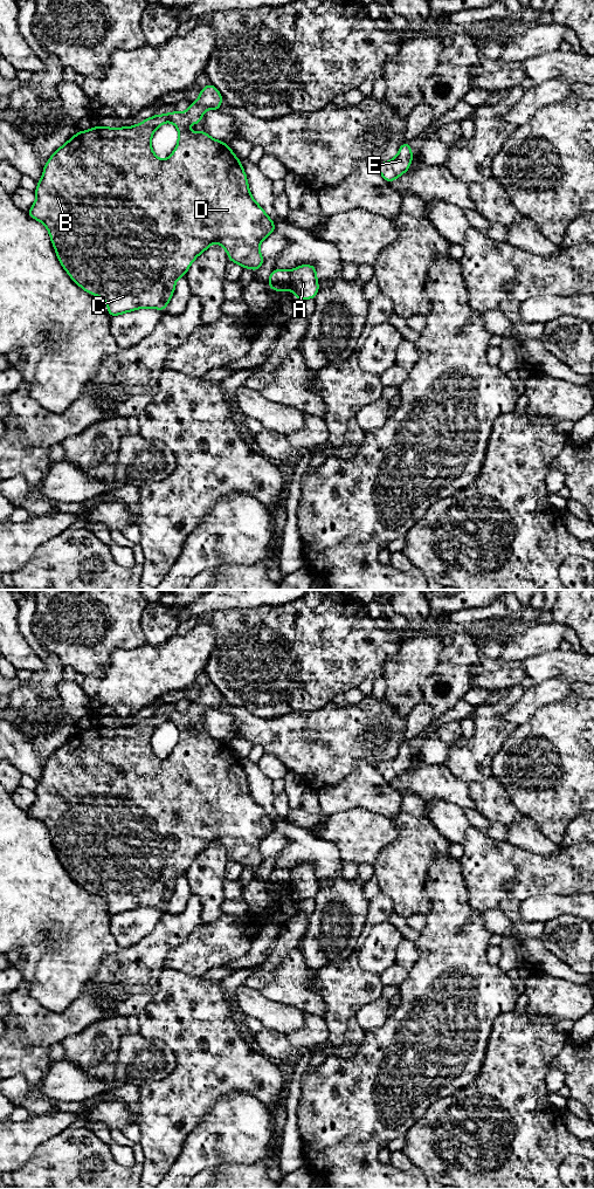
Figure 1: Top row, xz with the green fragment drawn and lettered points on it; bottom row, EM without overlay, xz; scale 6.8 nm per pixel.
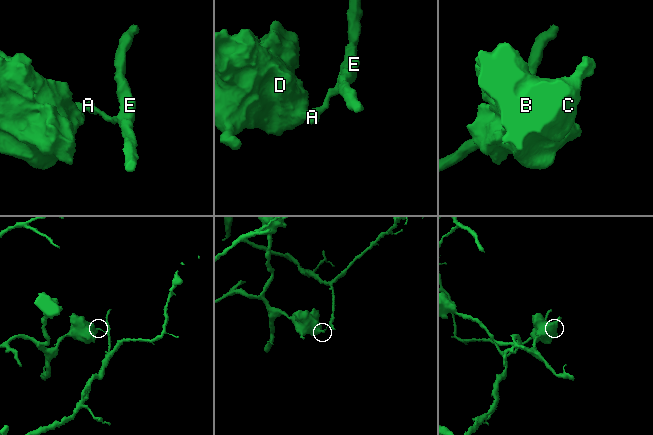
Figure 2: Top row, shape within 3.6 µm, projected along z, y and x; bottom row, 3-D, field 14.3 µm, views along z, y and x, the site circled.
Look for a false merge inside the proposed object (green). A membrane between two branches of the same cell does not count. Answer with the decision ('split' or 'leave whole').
split

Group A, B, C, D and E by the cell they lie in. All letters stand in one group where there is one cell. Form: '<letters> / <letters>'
A E / B C D

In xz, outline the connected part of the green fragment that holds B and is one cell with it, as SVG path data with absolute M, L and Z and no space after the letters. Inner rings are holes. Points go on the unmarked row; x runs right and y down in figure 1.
M209 682L201 688L198 700L191 702L189 708L185 712L173 710L165 714L154 714L130 727L104 727L97 724L96 727L87 730L78 730L63 745L58 747L46 762L42 777L34 790L36 799L27 813L30 817L41 820L46 825L62 866L69 873L71 879L75 880L83 889L106 900L108 912L111 916L143 907L153 907L165 910L174 892L177 879L186 874L192 861L202 851L209 847L213 841L220 843L227 850L228 859L237 862L242 867L251 867L256 871L262 866L264 858L260 851L260 843L268 834L276 831L275 822L253 798L246 771L240 758L233 752L229 744L212 737L203 729L200 729L198 733L192 733L188 729L188 724L191 722L200 723L203 712L207 708L220 710L222 699L223 696L216 686ZM166 721L173 722L179 728L178 744L167 758L161 760L152 750L151 737L157 727Z

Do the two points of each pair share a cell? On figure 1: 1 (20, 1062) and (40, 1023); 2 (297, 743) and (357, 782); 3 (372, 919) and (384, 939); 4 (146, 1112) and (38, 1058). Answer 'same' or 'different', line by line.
1: same
2: different
3: different
4: different

